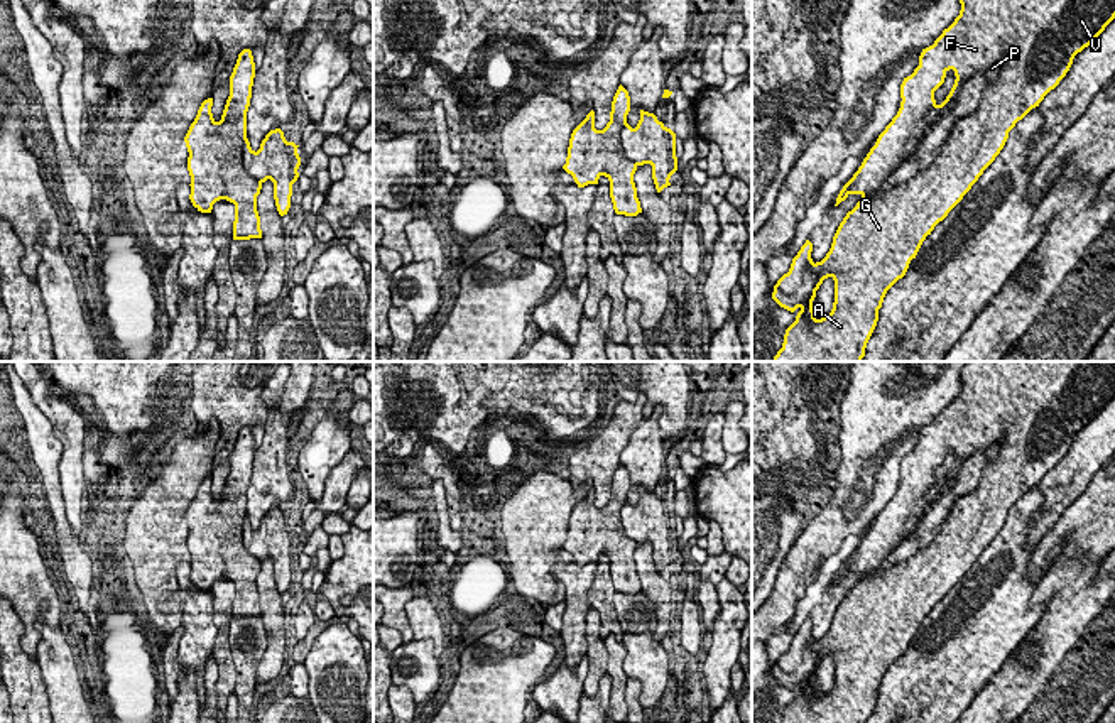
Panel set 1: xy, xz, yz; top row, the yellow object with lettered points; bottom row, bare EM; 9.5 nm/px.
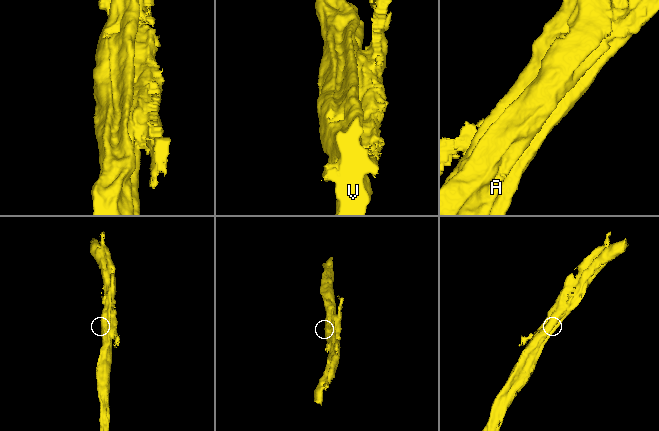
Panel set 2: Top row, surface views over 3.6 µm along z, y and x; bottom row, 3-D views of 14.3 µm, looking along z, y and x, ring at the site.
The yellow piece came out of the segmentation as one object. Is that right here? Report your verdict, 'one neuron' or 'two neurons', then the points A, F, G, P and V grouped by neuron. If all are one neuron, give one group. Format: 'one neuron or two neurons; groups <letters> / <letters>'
two neurons; groups A F G V / P

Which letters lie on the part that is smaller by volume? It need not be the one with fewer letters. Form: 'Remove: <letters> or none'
Remove: P

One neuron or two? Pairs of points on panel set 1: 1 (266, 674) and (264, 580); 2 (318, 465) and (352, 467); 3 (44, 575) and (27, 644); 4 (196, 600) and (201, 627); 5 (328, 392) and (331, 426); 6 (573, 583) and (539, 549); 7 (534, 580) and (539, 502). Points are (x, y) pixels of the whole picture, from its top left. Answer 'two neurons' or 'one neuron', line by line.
1: one neuron
2: two neurons
3: one neuron
4: one neuron
5: two neurons
6: two neurons
7: one neuron

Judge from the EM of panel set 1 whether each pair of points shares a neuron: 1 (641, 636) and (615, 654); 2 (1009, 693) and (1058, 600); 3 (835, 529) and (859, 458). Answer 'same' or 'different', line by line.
1: different
2: same
3: same

